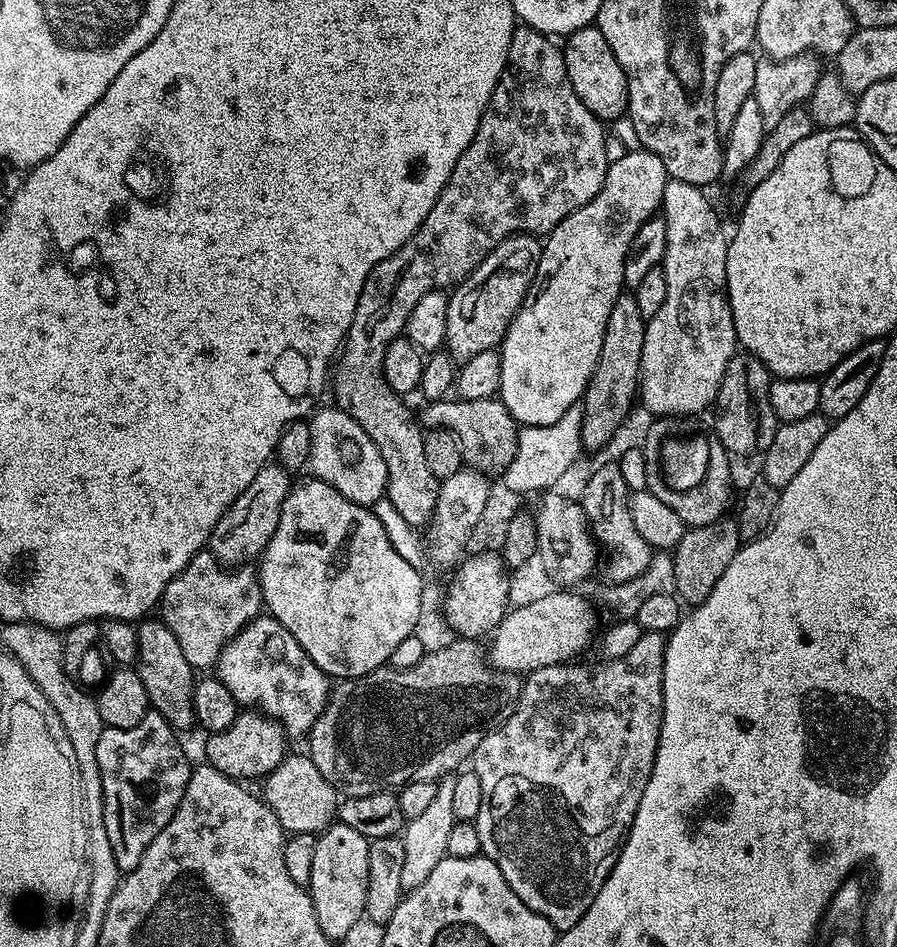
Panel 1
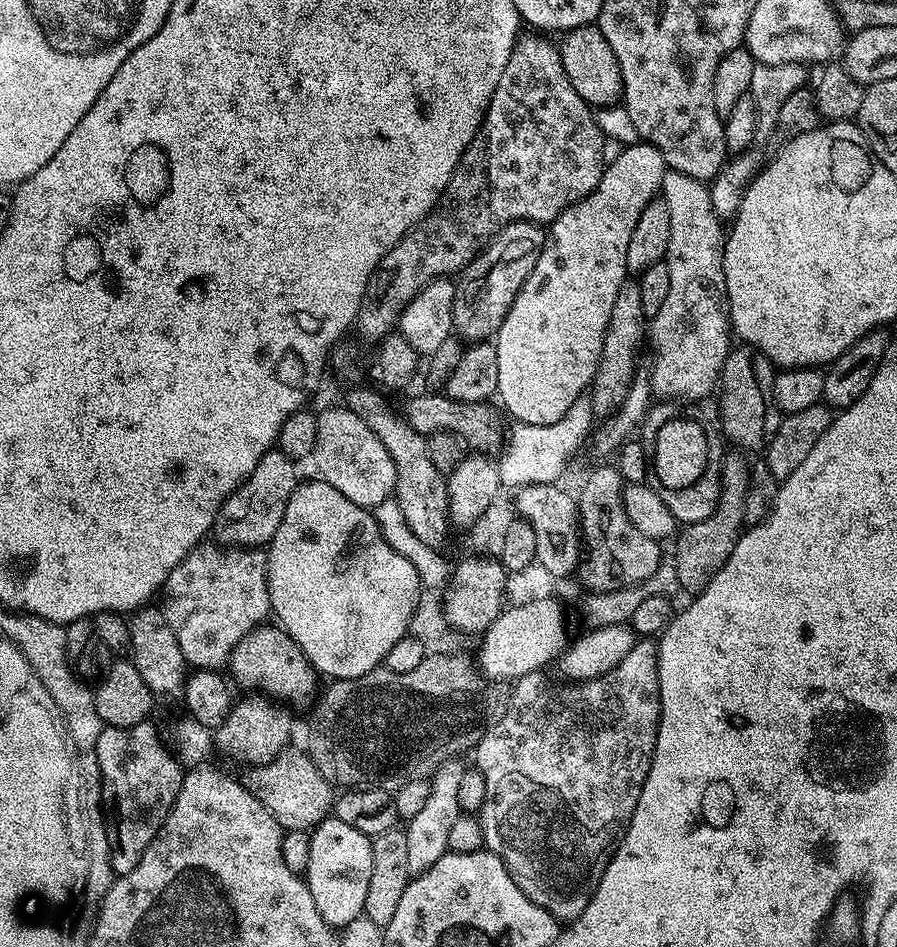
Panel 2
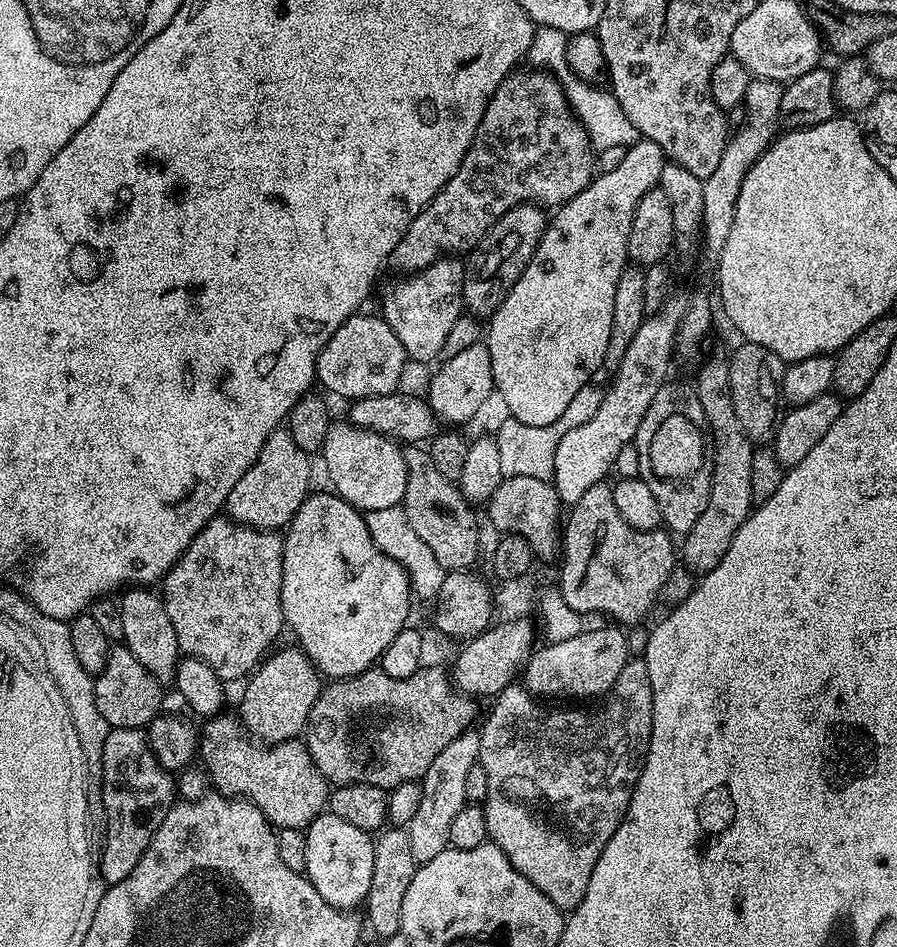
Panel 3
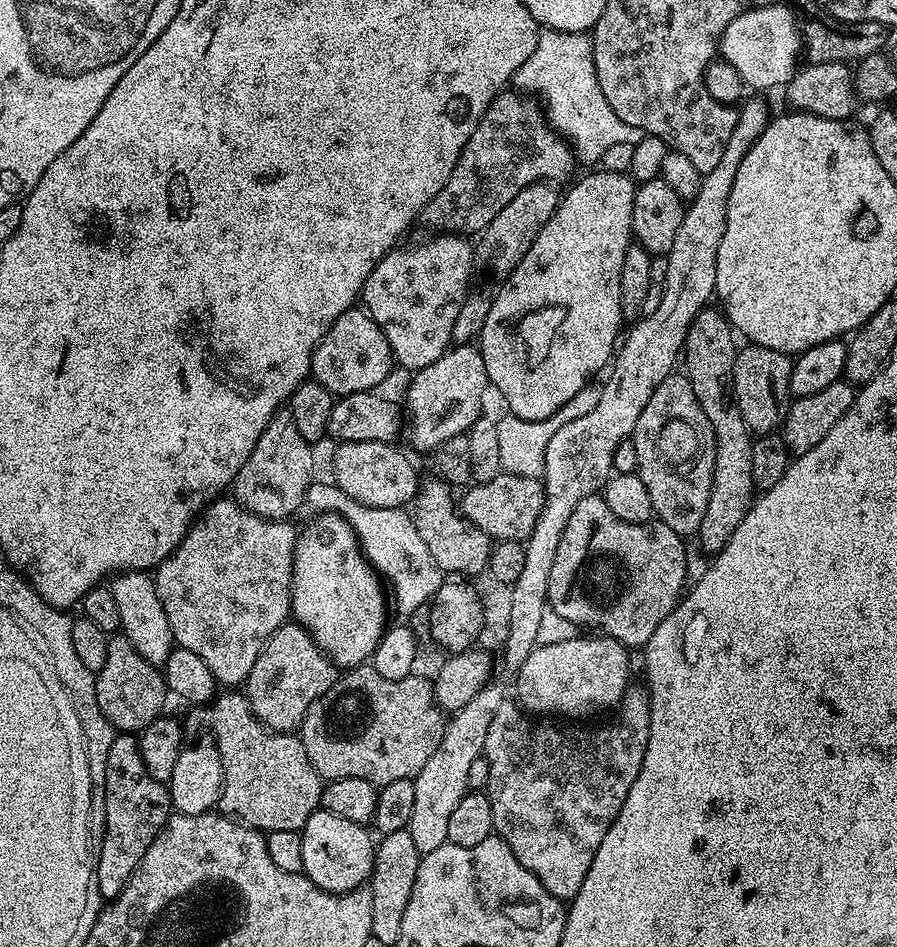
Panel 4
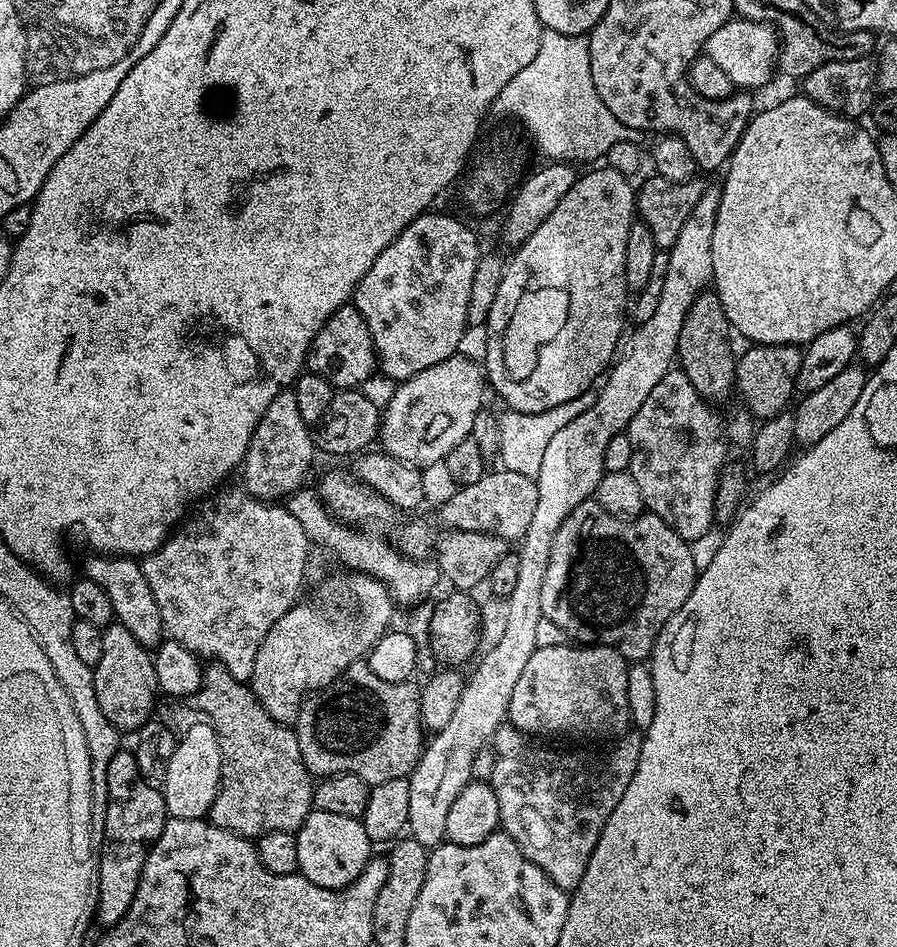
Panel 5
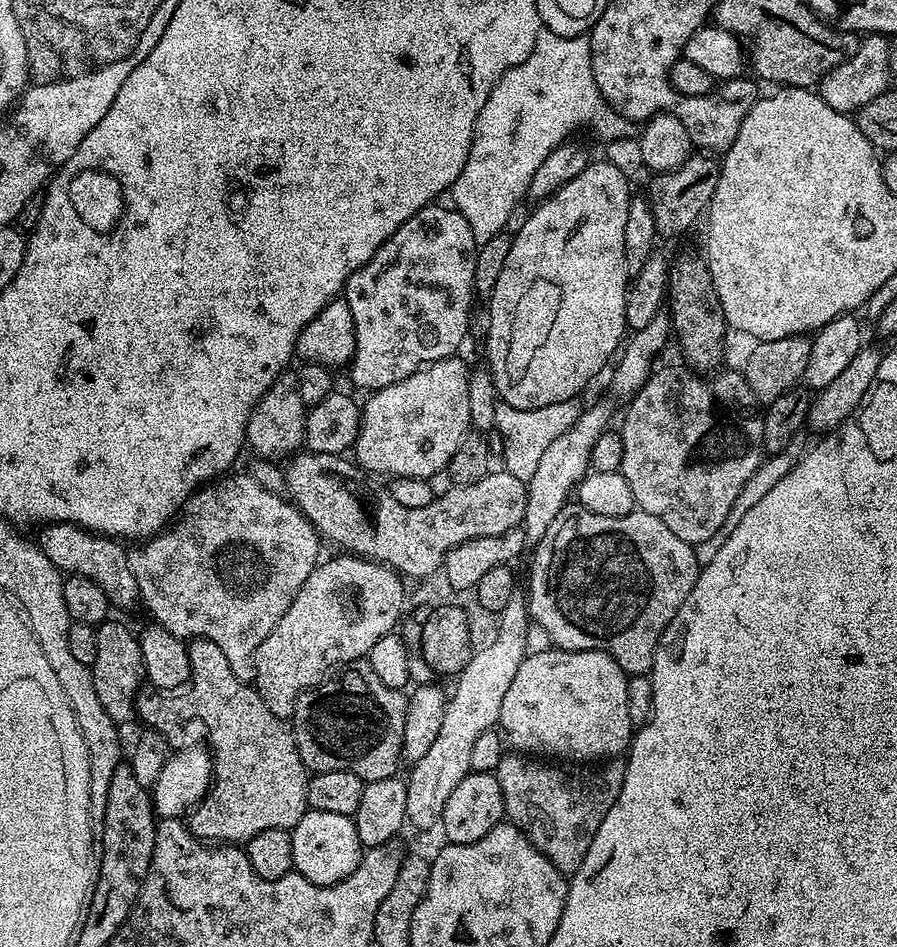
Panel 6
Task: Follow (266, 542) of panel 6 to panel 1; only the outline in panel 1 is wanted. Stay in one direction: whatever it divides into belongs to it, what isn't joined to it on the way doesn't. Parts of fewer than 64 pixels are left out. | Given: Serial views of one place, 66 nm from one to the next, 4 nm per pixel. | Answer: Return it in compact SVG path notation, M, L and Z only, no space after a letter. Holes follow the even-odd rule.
M211 551L199 552L196 557L179 572L166 586L160 595L158 605L159 619L178 638L178 646L182 646L182 655L194 670L208 670L215 665L220 651L246 627L251 620L261 615L264 599L260 593L260 577L251 567L236 566L229 570L221 564Z

